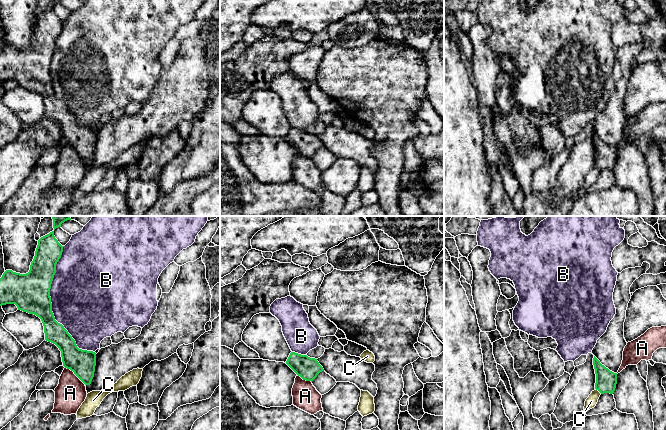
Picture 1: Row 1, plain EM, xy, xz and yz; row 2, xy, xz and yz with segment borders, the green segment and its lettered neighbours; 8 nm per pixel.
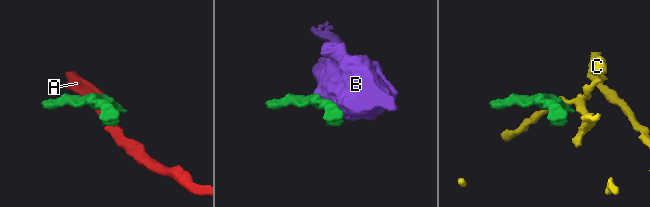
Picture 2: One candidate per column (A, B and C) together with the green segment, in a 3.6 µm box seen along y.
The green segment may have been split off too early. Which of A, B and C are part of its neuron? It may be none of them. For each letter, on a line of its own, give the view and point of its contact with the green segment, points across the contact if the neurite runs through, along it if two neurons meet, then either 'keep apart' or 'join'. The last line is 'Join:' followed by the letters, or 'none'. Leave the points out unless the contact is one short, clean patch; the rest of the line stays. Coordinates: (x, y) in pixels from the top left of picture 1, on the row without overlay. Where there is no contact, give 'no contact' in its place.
A: xy (75, 150) | along xy (65, 143), (69, 144), (85, 160) | keep apart
B: xy (51, 81) | keep apart
C: yz (598, 166) | along yz (595, 164), (601, 169) | keep apart
Join: none

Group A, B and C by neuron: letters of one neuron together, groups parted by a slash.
A / B / C

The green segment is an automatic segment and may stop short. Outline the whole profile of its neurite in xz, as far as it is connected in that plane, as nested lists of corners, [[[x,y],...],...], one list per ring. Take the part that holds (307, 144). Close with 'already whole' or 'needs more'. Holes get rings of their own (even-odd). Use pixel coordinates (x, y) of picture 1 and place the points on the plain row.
[[[295,128],[290,129],[286,140],[303,156],[311,158],[320,148],[324,147],[317,135]]]; already whole

